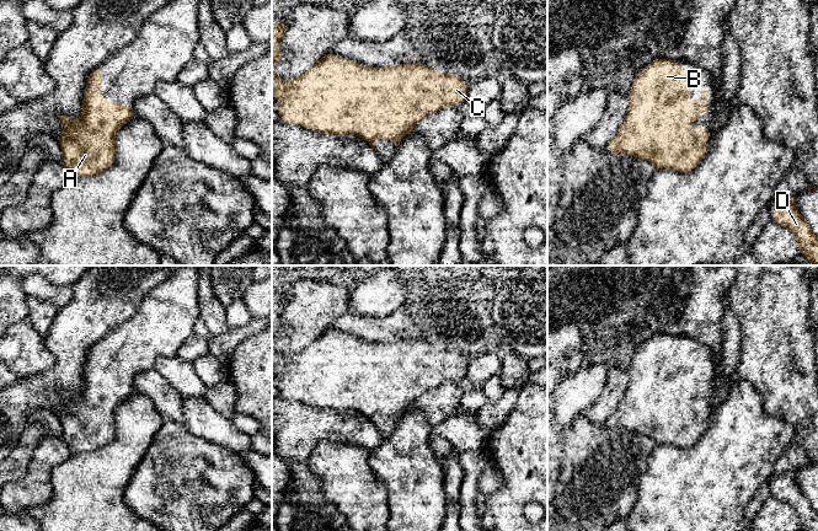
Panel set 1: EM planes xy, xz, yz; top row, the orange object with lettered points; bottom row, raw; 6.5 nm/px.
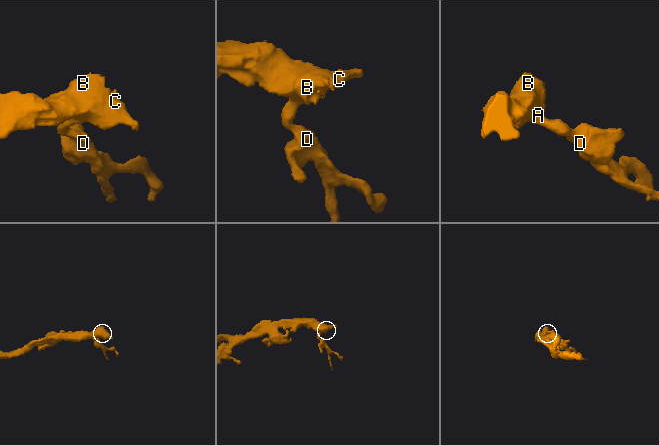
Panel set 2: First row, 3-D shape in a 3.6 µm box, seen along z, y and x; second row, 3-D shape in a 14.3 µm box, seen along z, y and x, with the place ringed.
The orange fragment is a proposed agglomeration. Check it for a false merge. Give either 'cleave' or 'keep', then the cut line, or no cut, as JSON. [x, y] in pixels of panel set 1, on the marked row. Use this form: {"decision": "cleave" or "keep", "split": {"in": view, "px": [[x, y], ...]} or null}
{"decision": "keep", "split": null}

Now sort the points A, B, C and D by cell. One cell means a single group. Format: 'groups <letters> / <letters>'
groups A B C D

